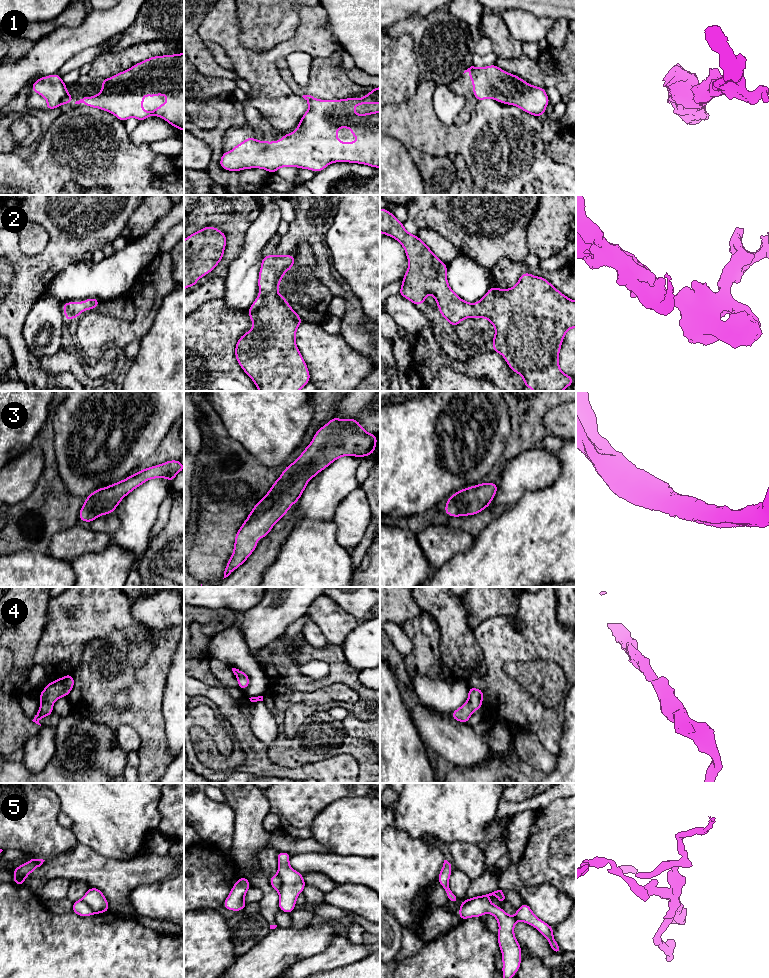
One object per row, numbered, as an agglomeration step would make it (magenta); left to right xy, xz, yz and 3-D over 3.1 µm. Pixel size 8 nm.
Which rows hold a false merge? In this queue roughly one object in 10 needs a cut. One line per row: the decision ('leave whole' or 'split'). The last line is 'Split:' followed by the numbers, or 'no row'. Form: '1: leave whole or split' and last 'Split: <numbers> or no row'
1: leave whole
2: leave whole
3: leave whole
4: leave whole
5: leave whole
Split: no row

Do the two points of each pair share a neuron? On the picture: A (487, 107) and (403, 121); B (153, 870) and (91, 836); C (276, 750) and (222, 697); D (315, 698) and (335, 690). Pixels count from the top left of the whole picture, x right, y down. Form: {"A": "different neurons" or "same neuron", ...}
{"A": "same neuron", "B": "different neurons", "C": "different neurons", "D": "same neuron"}

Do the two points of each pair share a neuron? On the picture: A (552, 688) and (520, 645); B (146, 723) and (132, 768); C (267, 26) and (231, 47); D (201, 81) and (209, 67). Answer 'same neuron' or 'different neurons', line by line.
A: different neurons
B: different neurons
C: different neurons
D: different neurons

